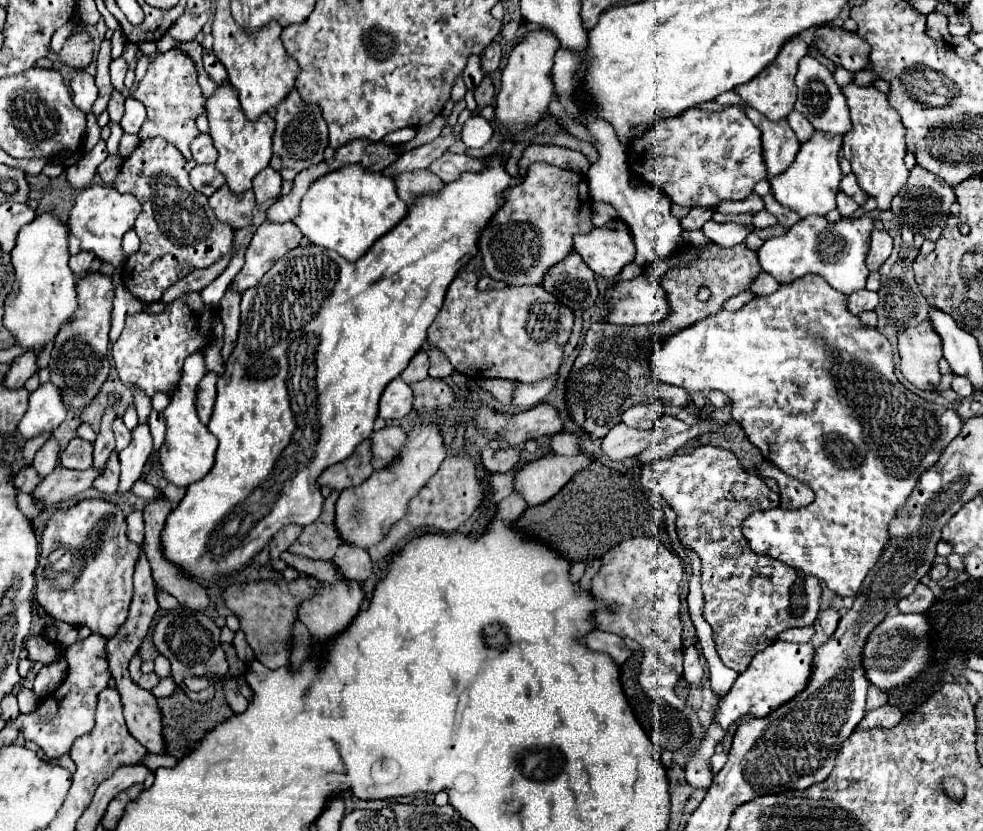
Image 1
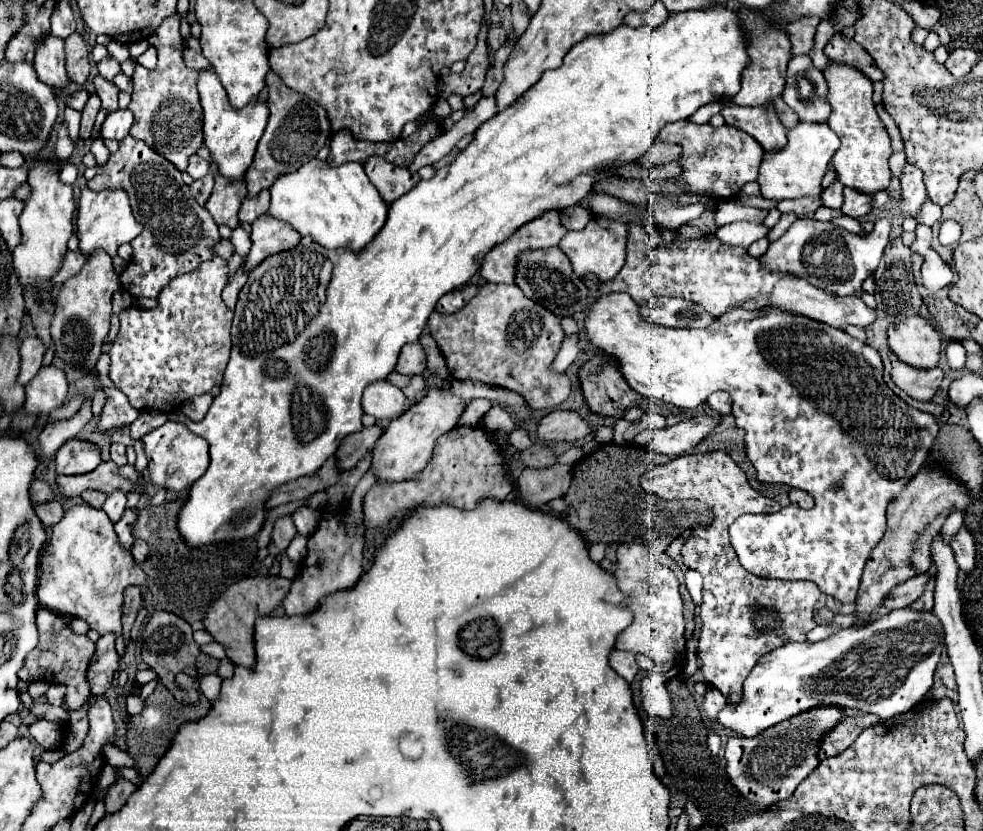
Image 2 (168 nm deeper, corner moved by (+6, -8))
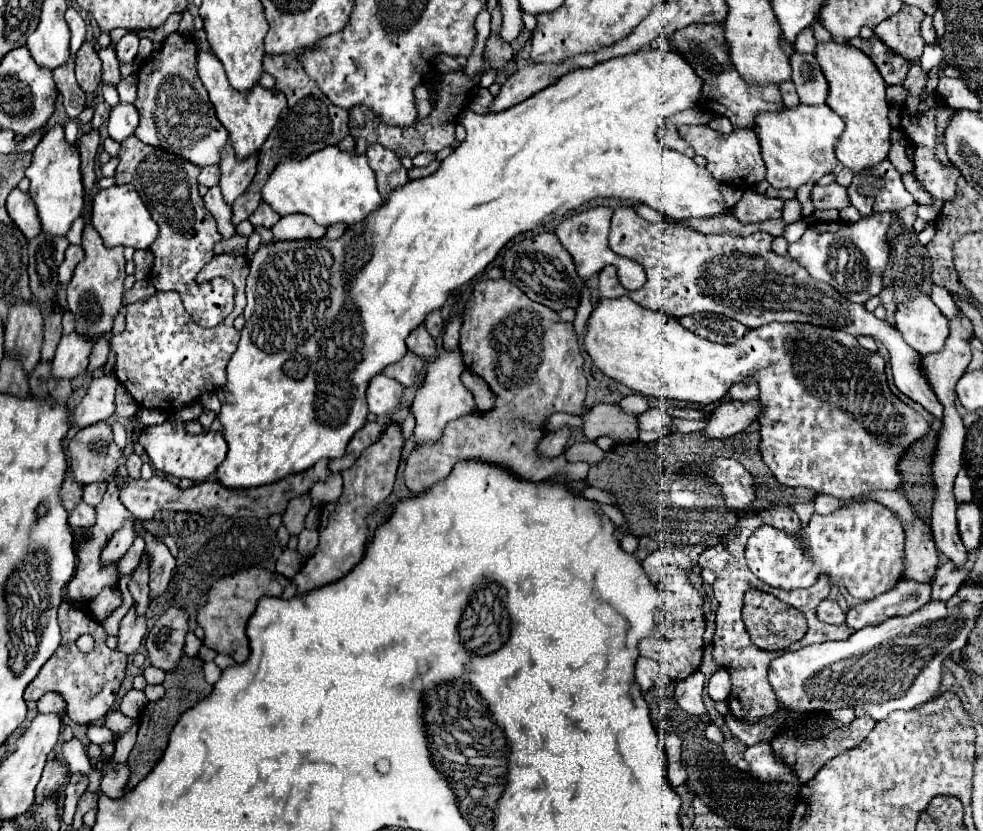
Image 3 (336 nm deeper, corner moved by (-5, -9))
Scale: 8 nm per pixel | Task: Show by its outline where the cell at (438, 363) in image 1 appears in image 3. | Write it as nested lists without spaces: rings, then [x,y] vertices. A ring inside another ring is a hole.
[[[434,310],[430,312],[426,318],[424,318],[424,326],[428,328],[430,334],[434,334],[434,338],[438,340],[440,334],[442,334],[442,326],[444,326],[444,320],[442,320],[442,312],[440,310]]]

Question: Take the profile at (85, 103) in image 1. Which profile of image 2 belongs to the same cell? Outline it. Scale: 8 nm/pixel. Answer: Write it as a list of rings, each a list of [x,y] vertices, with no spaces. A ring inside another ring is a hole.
[[[49,35],[39,43],[39,51],[35,51],[35,63],[33,63],[39,79],[55,89],[65,89],[71,81],[65,71],[65,51],[63,51],[63,39],[57,39]]]

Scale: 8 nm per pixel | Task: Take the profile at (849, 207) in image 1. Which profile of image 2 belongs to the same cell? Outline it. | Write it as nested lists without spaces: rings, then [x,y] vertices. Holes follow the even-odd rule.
[[[835,181],[831,187],[827,187],[821,195],[823,205],[829,209],[841,209],[843,205],[843,185],[839,181]]]

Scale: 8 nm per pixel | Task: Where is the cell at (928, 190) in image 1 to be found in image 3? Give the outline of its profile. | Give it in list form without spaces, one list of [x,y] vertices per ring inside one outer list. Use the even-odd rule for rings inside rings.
[[[892,130],[890,134],[890,152],[888,152],[888,160],[894,164],[894,168],[900,172],[900,174],[906,174],[906,172],[912,172],[914,170],[914,164],[908,160],[906,156],[906,140],[904,140],[904,134],[902,130]]]

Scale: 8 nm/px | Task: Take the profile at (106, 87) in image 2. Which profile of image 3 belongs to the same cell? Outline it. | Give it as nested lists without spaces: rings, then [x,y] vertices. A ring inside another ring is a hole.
[[[112,46],[108,48],[100,48],[98,56],[102,60],[102,82],[108,82],[112,86],[116,86],[120,82],[120,70],[118,70],[118,58]]]

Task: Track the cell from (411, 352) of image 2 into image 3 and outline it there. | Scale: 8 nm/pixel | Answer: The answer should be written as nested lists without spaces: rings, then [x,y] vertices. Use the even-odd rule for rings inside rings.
[[[420,324],[418,328],[414,328],[414,330],[410,332],[410,336],[406,338],[406,344],[408,344],[408,348],[410,348],[414,354],[418,354],[418,356],[422,356],[422,358],[434,358],[434,356],[438,354],[438,350],[436,350],[436,340],[428,334],[428,330],[424,328],[424,324]]]

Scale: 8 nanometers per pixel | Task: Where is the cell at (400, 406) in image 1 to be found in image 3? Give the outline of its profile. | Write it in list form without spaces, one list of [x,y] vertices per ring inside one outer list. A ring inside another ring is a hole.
[[[376,374],[366,390],[366,402],[368,410],[376,416],[390,416],[400,408],[404,394],[404,386],[396,382],[394,378],[388,378],[384,374]]]

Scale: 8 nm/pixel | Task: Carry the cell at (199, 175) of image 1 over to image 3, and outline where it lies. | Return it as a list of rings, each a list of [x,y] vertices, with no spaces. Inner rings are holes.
[[[212,186],[206,196],[204,196],[204,204],[208,208],[208,212],[216,218],[218,222],[218,232],[224,236],[224,238],[232,238],[236,234],[234,226],[230,226],[230,204],[224,202],[222,198],[222,192],[218,186]]]

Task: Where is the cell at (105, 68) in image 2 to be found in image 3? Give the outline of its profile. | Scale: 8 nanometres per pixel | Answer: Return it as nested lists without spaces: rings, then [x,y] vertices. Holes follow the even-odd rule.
[[[126,34],[122,40],[118,40],[114,44],[116,56],[120,62],[132,62],[136,58],[136,50],[138,50],[138,36],[136,34]]]

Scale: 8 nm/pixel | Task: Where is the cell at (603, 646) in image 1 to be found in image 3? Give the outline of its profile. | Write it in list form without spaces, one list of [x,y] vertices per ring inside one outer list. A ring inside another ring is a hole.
[[[638,658],[638,662],[636,662],[636,680],[638,680],[642,692],[648,692],[658,682],[660,676],[662,676],[662,668],[654,660]]]

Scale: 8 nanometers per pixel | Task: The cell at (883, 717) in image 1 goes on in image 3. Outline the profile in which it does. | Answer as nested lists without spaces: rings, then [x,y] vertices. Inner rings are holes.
[[[858,716],[858,718],[854,718],[854,722],[852,722],[850,726],[832,730],[826,738],[804,740],[804,732],[786,732],[786,734],[776,736],[776,738],[770,742],[770,746],[772,746],[774,756],[780,758],[786,766],[790,766],[792,772],[800,778],[800,782],[806,784],[808,780],[812,780],[812,778],[818,774],[818,770],[820,770],[830,758],[834,758],[834,756],[838,756],[838,754],[842,754],[842,752],[854,748],[858,742],[862,742],[862,740],[870,734],[870,730],[874,728],[874,724],[876,724],[876,722],[874,722],[870,716]]]

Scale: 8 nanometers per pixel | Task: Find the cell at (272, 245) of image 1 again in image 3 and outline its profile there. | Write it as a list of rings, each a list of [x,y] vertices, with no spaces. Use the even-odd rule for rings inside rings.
[[[290,214],[278,220],[272,228],[274,240],[298,240],[298,238],[322,238],[326,234],[326,226],[316,224],[306,214]]]

